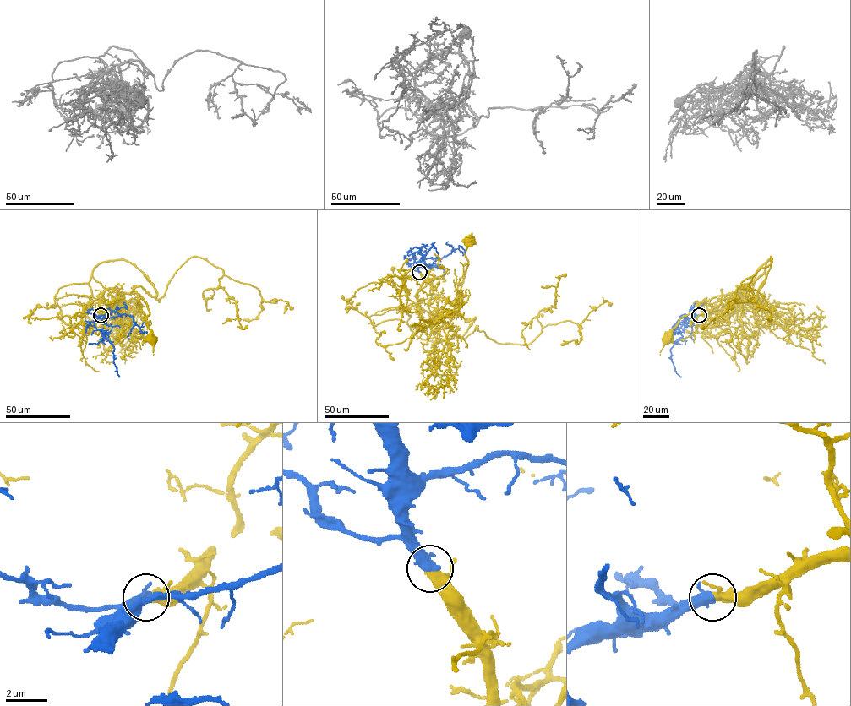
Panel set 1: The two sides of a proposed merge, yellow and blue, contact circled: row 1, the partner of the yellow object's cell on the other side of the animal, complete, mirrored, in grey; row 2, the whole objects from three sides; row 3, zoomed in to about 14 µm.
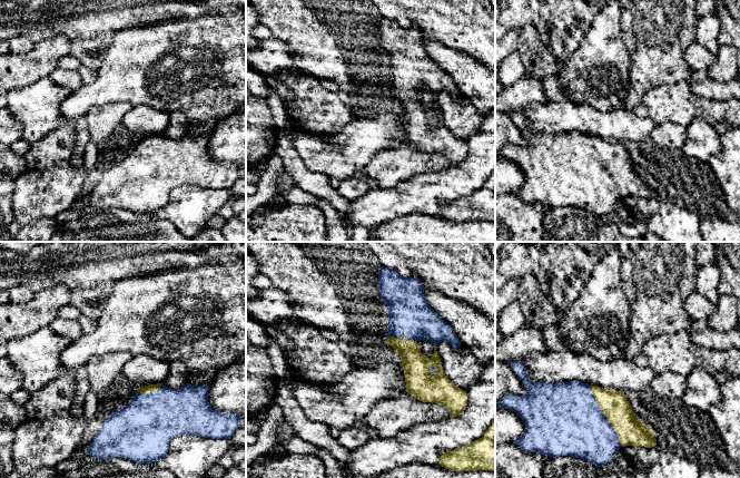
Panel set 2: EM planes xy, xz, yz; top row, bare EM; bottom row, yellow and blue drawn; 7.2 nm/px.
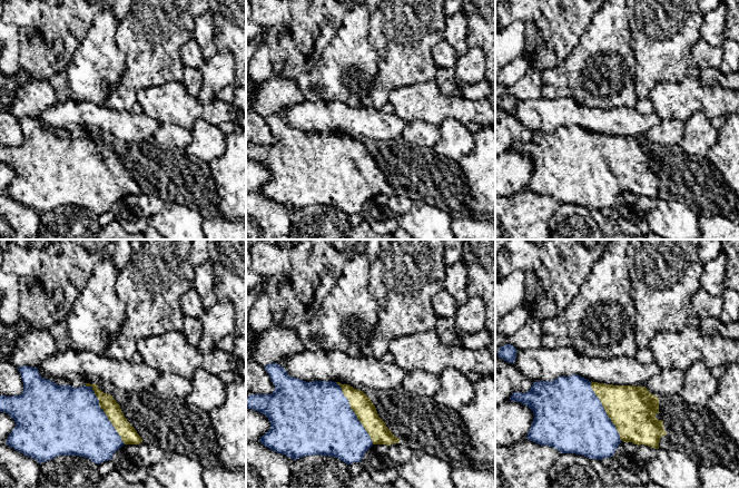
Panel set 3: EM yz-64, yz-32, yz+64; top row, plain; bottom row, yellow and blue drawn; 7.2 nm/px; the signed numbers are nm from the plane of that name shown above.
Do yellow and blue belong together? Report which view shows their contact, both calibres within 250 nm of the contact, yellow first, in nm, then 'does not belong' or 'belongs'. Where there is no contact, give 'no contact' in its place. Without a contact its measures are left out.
yz | 200/460 nm | belongs

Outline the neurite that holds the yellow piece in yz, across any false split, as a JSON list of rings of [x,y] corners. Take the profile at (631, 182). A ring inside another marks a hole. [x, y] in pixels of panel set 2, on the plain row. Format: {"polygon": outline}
{"polygon": [[[513,111],[510,116],[527,143],[524,146],[506,145],[496,156],[514,162],[524,173],[523,185],[513,193],[523,202],[551,208],[572,206],[601,217],[610,214],[621,197],[655,197],[654,182],[635,168],[637,164],[624,143],[606,140],[578,130],[555,135],[534,133],[525,124],[522,113]]]}

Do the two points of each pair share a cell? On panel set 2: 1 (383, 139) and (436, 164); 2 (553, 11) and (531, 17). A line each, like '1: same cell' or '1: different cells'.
1: different cells
2: different cells

